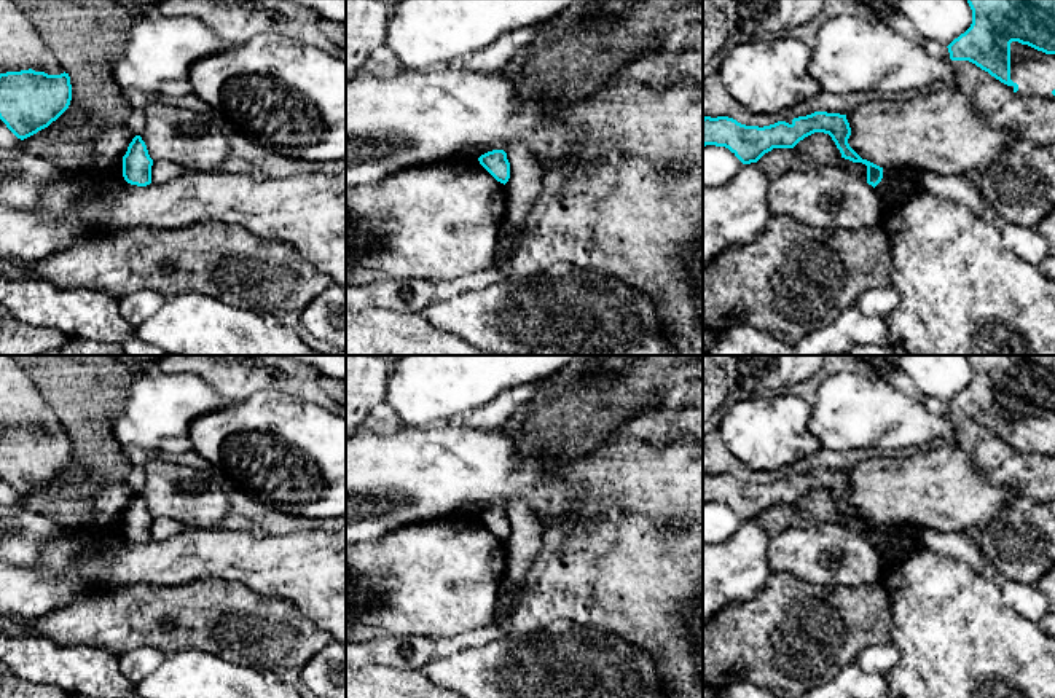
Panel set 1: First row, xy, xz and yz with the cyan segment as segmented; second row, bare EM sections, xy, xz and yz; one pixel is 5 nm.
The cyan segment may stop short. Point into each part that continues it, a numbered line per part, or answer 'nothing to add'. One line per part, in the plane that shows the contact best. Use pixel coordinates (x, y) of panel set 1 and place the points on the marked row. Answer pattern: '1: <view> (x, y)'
1: yz (1033, 70)

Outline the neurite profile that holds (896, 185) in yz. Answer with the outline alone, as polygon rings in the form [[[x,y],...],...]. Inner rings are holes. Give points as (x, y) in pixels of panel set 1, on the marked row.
[[[883,167],[883,178],[875,190],[884,207],[897,207],[912,193],[924,191],[961,204],[982,218],[991,215],[983,202],[979,183],[969,180],[964,174],[945,177],[928,171]]]

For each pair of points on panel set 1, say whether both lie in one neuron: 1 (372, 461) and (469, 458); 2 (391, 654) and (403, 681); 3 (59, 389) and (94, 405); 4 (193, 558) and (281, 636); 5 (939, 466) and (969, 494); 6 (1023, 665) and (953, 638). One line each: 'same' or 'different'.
1: same
2: different
3: same
4: different
5: same
6: same

